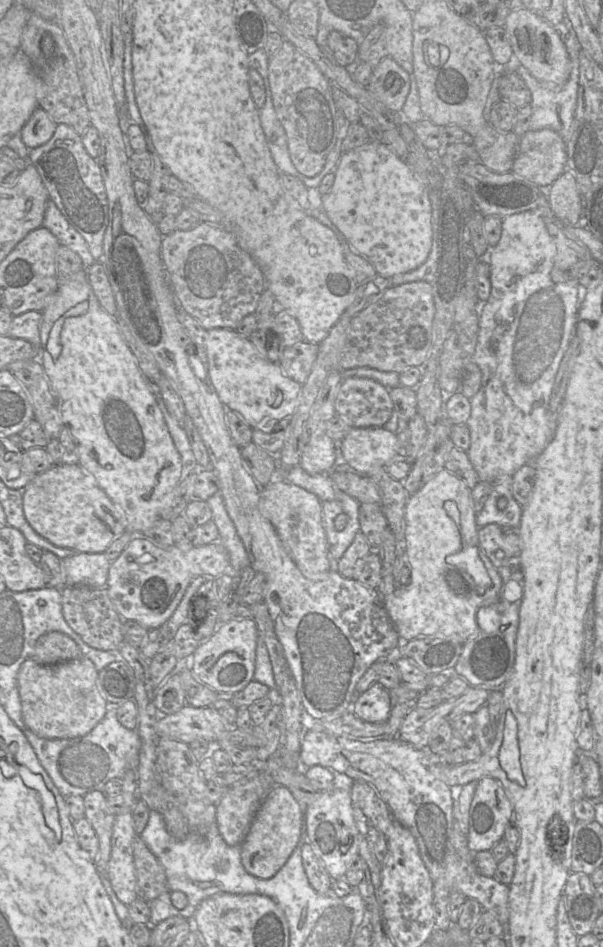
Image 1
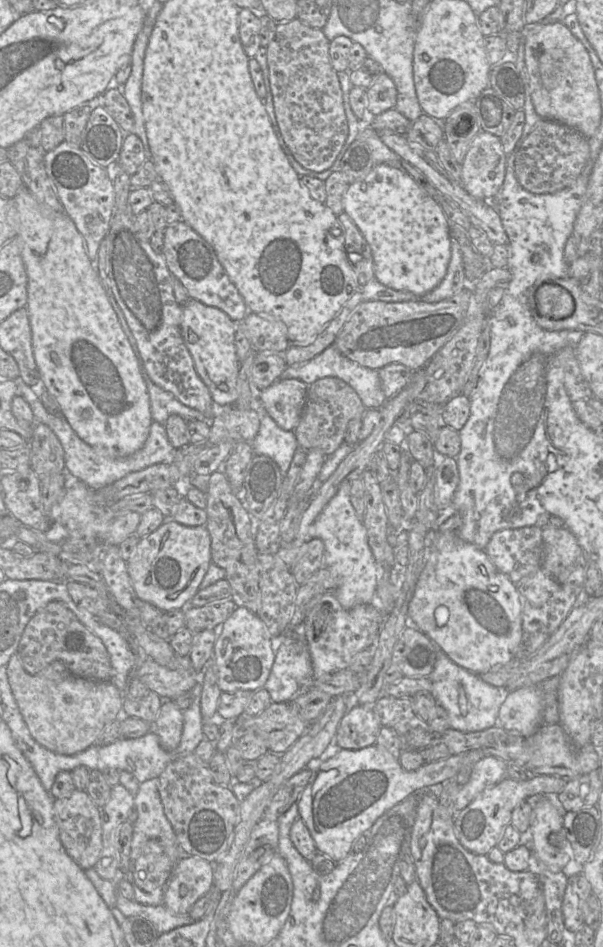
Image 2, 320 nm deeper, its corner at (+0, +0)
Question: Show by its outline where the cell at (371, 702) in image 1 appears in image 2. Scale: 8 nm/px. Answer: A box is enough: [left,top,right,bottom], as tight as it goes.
[334,704,381,749]

